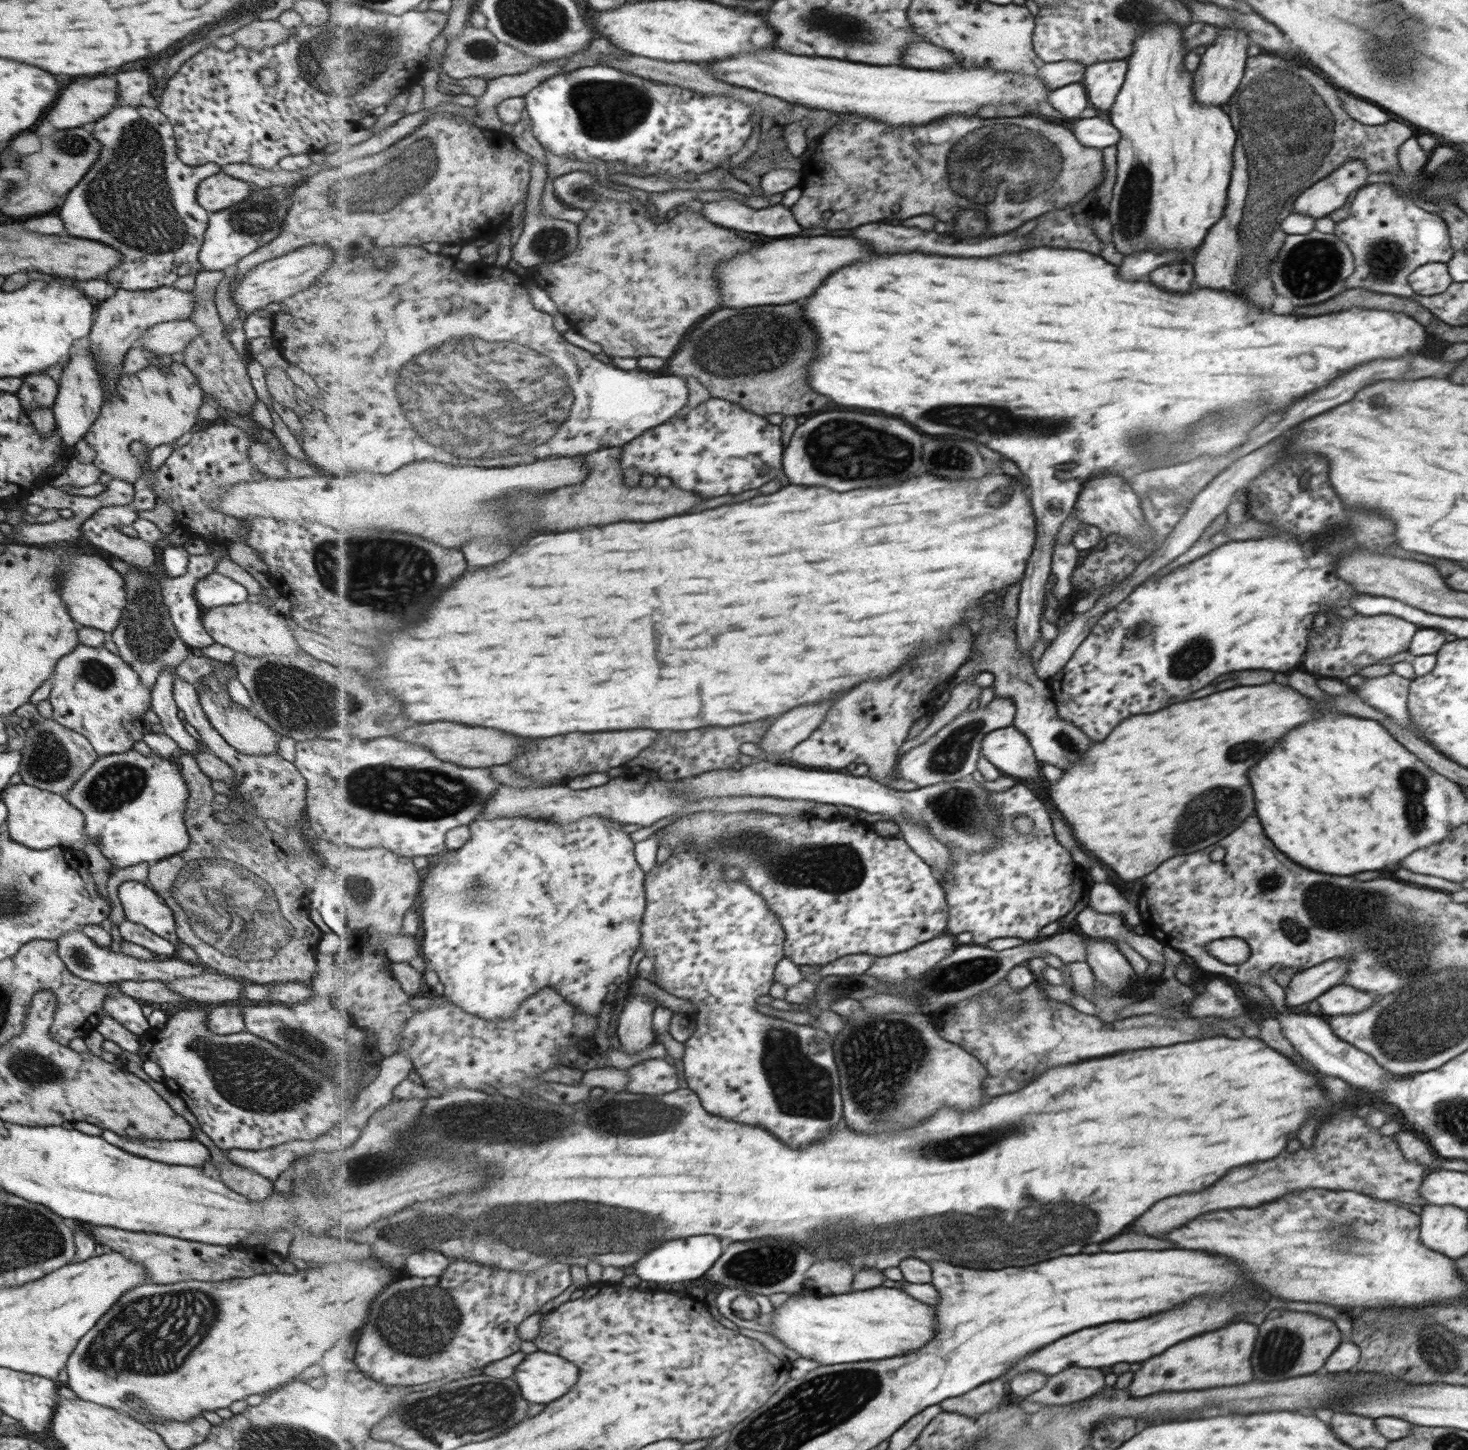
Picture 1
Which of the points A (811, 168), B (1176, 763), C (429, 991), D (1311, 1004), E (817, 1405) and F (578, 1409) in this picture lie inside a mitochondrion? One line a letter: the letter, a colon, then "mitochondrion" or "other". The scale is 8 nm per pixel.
A: other
B: other
C: other
D: other
E: mitochondrion
F: other

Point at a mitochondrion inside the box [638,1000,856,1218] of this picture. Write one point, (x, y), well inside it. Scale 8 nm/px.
(803, 1087)

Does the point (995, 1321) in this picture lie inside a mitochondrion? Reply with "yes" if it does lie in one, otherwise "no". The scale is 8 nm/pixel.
no

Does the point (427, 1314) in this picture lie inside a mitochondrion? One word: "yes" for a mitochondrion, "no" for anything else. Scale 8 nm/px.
yes

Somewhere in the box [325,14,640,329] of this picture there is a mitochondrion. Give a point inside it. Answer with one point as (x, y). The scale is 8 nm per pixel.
(390, 171)

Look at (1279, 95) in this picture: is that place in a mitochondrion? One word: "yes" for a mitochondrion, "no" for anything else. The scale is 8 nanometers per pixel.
yes

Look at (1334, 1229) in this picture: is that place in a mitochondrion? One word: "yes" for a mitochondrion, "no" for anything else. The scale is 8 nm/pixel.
yes

